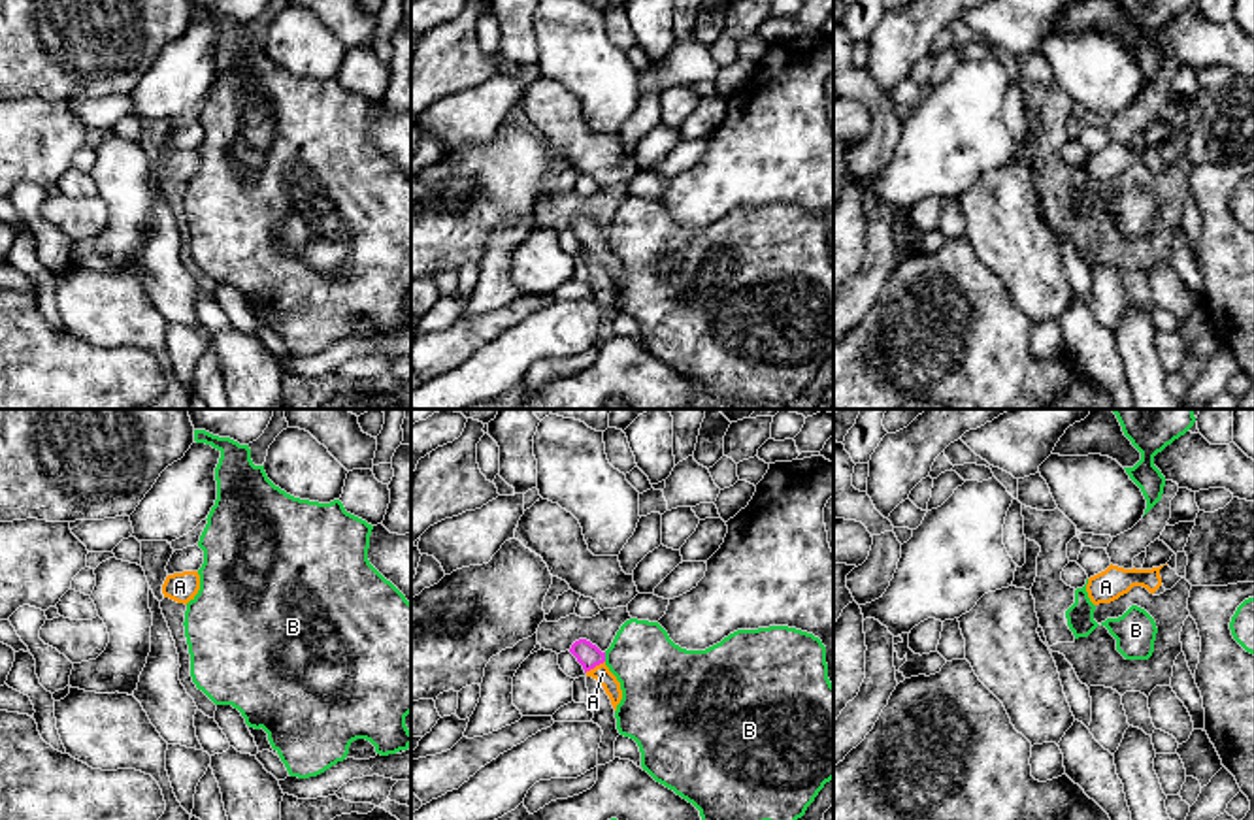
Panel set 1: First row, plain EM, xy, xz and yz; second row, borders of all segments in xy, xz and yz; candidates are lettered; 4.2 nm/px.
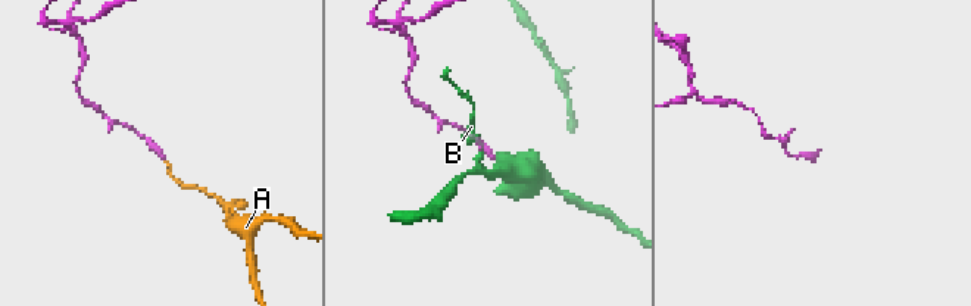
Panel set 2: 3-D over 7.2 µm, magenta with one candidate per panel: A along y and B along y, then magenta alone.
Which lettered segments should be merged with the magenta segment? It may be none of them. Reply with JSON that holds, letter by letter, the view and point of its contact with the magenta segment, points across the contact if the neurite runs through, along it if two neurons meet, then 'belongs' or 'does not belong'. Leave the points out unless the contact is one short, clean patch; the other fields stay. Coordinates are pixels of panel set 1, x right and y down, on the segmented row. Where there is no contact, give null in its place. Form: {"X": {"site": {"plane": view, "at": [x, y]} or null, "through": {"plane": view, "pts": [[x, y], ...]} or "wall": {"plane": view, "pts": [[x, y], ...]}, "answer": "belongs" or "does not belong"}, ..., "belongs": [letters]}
{"A": {"site": {"plane": "xz", "at": [594, 666]}, "through": {"plane": "xz", "pts": [[589, 656], [594, 666], [602, 673]]}, "answer": "belongs"}, "B": {"site": {"plane": "xz", "at": [604, 656]}, "wall": {"plane": "xz", "pts": [[604, 653], [606, 660]]}, "answer": "does not belong"}, "belongs": ["A"]}

